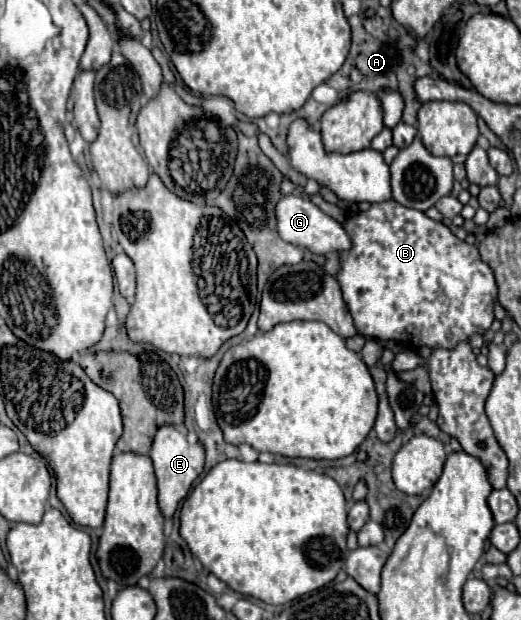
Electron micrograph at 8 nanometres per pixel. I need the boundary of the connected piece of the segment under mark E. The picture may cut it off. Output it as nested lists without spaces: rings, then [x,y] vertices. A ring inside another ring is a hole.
[[[164,425],[158,429],[152,449],[150,449],[150,459],[154,463],[156,479],[158,479],[158,505],[166,521],[172,521],[174,511],[178,509],[178,503],[188,495],[192,483],[200,477],[204,469],[204,447],[200,443],[188,443],[186,429],[182,427],[172,427]]]

